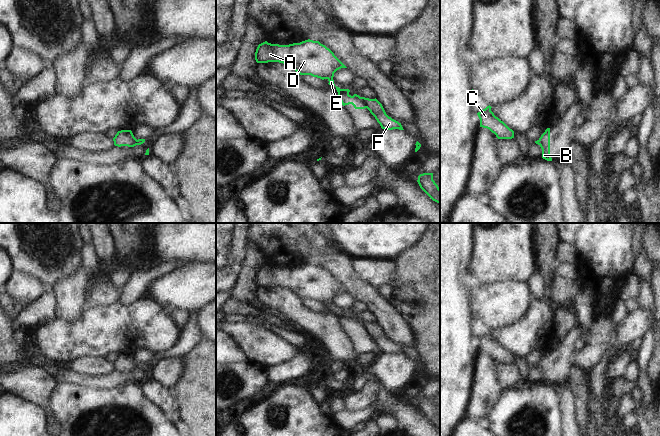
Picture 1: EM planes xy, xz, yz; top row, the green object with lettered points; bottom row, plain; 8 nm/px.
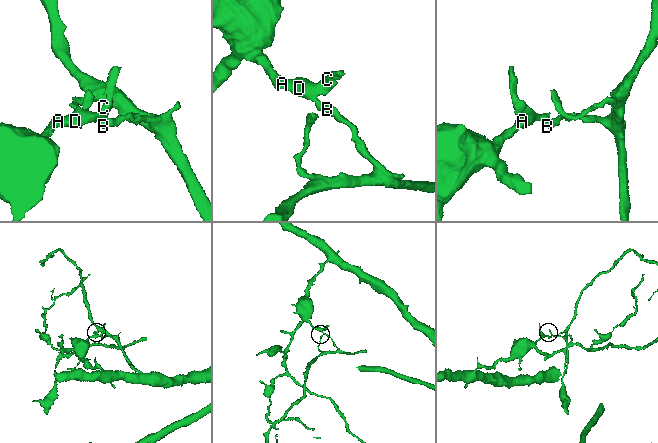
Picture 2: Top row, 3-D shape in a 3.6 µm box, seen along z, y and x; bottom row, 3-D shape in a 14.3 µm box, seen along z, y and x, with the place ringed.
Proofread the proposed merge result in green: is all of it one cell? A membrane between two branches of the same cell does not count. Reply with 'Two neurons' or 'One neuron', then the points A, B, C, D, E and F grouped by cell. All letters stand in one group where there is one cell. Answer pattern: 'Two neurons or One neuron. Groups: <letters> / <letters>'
Two neurons. Groups: A B C D E / F

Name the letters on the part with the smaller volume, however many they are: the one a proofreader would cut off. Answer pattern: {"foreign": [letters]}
{"foreign": ["F"]}

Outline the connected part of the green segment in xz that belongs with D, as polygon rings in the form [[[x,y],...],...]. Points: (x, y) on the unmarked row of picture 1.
[[[308,263],[289,269],[271,268],[265,265],[258,269],[255,284],[257,287],[283,287],[300,299],[311,299],[322,304],[327,303],[329,309],[336,311],[338,322],[343,330],[352,328],[355,333],[366,332],[359,319],[351,320],[349,313],[340,313],[334,308],[334,297],[347,291],[319,265]]]

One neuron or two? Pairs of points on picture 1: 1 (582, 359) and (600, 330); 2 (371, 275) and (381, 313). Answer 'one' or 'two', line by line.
1: one
2: two

